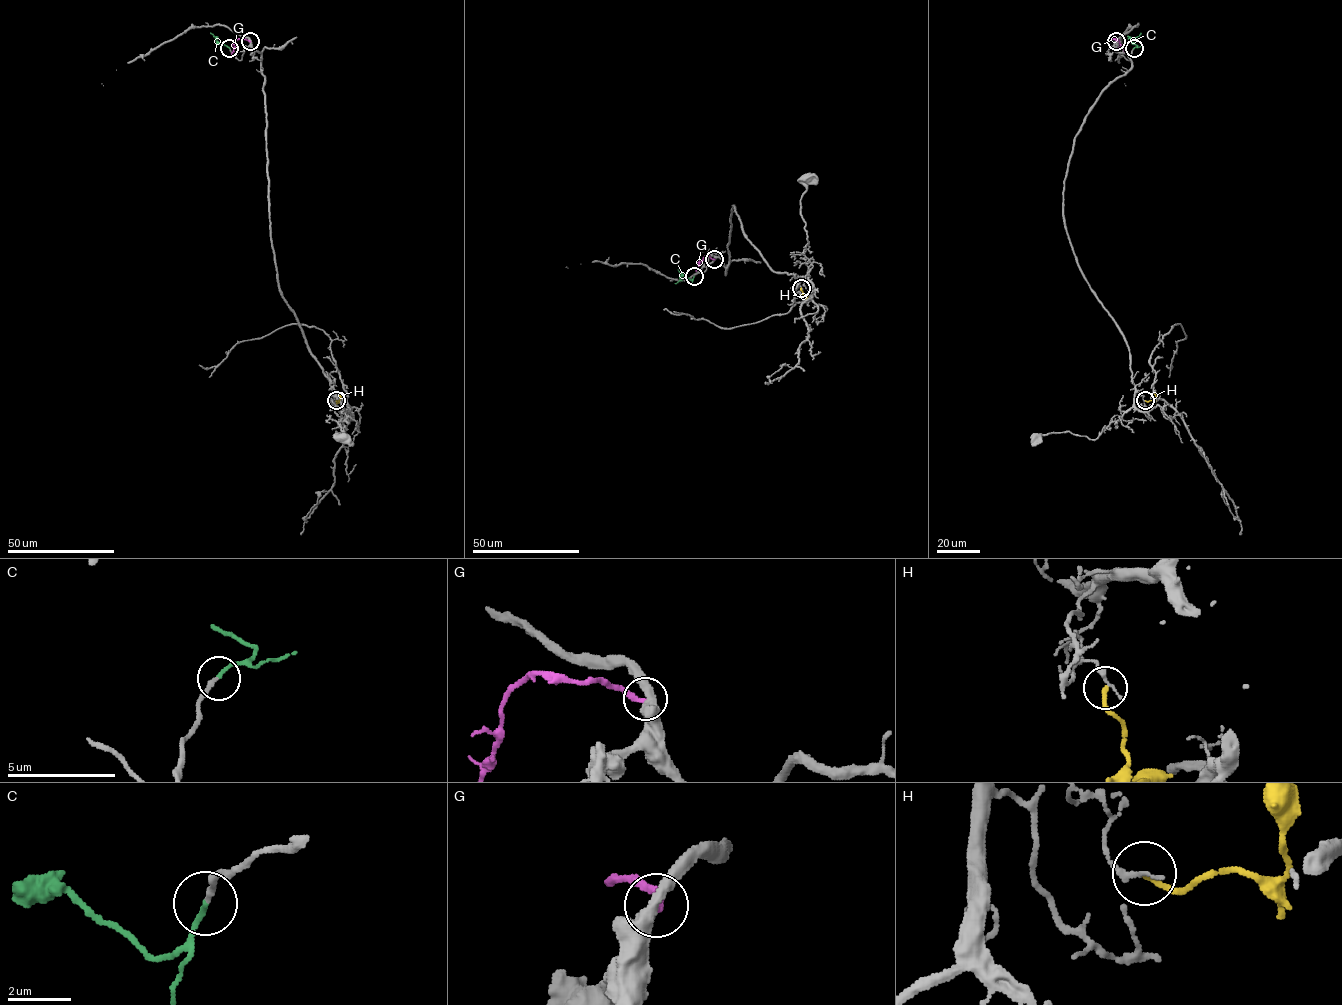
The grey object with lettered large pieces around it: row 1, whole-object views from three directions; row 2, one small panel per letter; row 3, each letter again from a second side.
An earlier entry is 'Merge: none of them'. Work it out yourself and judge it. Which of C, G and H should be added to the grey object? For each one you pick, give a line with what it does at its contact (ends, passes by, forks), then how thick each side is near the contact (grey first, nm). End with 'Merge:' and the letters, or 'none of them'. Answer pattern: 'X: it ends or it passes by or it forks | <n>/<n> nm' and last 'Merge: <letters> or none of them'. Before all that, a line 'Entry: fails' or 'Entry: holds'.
Entry: fails
C: it ends | 170/150 nm
Merge: C

